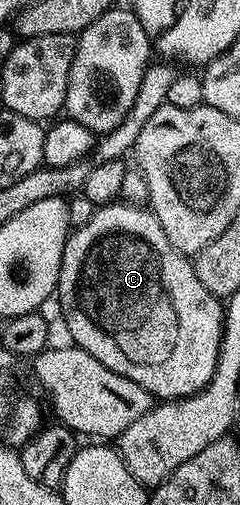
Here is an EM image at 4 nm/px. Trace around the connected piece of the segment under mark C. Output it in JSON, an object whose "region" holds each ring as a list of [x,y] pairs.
{"region":[[[115,202],[113,204],[103,204],[95,207],[94,213],[88,222],[75,227],[66,238],[64,254],[62,255],[62,265],[58,275],[58,287],[56,289],[56,301],[62,307],[62,316],[66,319],[66,328],[70,331],[70,336],[77,347],[82,348],[96,362],[104,362],[108,370],[120,374],[124,378],[132,378],[144,390],[148,390],[151,397],[159,401],[181,400],[184,396],[196,394],[201,388],[206,388],[210,384],[212,374],[218,369],[218,356],[220,355],[220,342],[222,341],[222,322],[224,319],[224,304],[221,299],[213,296],[197,277],[191,257],[185,252],[176,250],[172,242],[168,242],[168,234],[164,234],[164,226],[154,217],[153,211],[149,207],[128,204],[125,202]]]}

